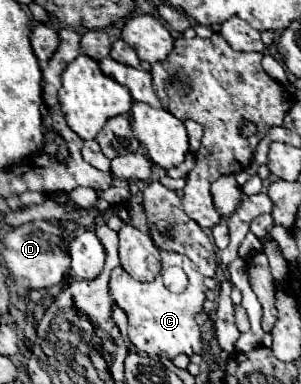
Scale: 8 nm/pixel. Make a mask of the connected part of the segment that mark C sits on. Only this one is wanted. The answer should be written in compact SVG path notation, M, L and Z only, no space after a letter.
M161 250L161 260L163 260L163 268L169 266L181 266L189 278L187 288L181 294L173 294L165 288L163 278L157 276L153 282L141 284L137 280L133 280L121 266L117 266L111 272L111 282L109 282L109 294L113 298L113 302L125 310L127 318L129 318L129 340L131 344L139 350L145 352L149 356L159 356L159 358L169 358L173 360L179 354L185 356L193 356L193 354L201 354L203 352L203 340L201 340L201 328L195 322L195 316L203 310L203 302L205 302L205 276L199 272L199 268L187 258L181 256L177 252L167 252Z

